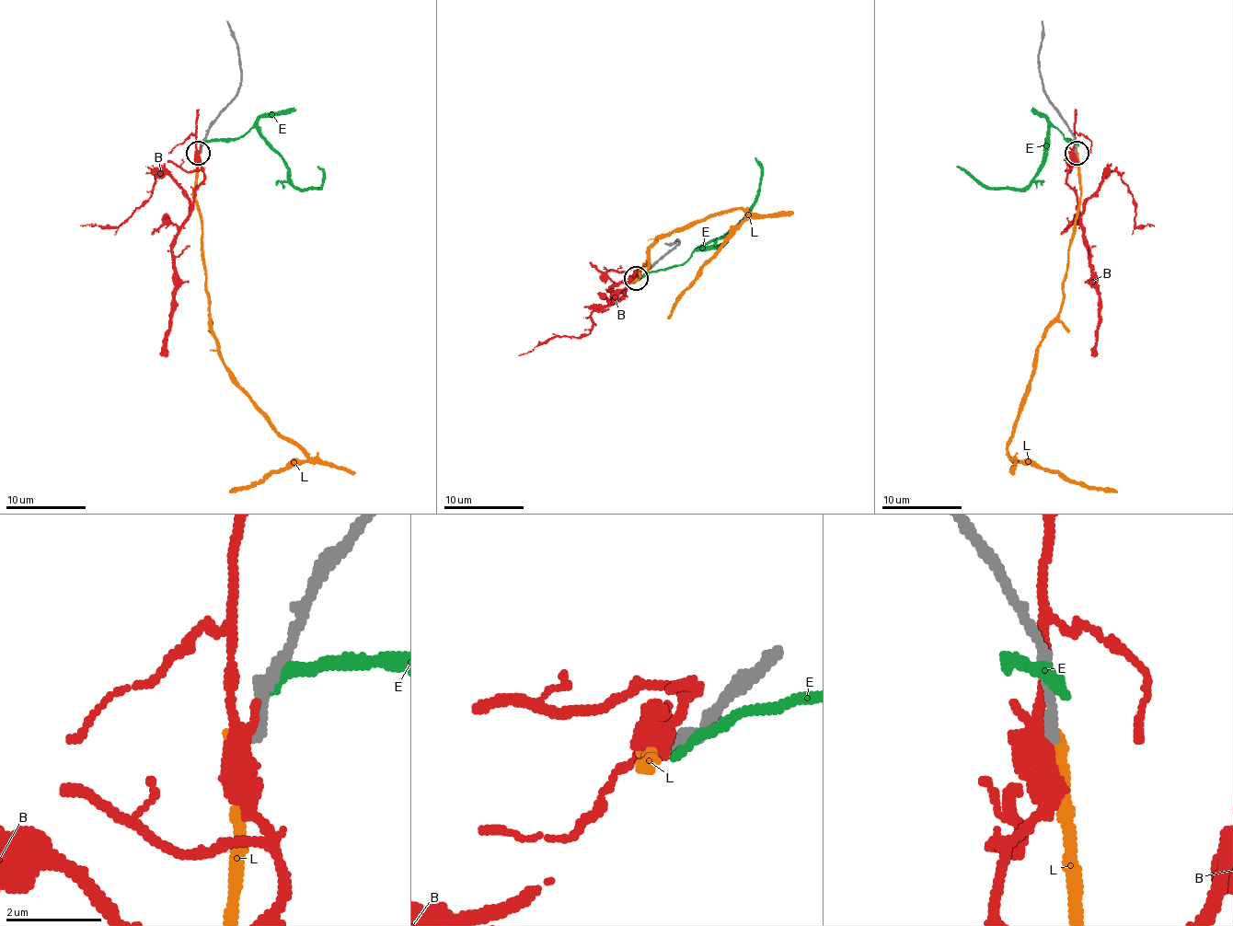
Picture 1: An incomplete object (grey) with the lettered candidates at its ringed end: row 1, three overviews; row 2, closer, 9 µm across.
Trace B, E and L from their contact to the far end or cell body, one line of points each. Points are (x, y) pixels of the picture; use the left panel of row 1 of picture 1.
B: (196, 153), (204, 173), (192, 209), (168, 175), (152, 170), (150, 197), (121, 223), (80, 225)
E: (204, 141), (244, 136), (254, 126), (296, 187), (322, 185), (322, 170), (316, 167)
L: (198, 153), (196, 207), (202, 225), (208, 321), (220, 359), (230, 379), (306, 459), (230, 491)

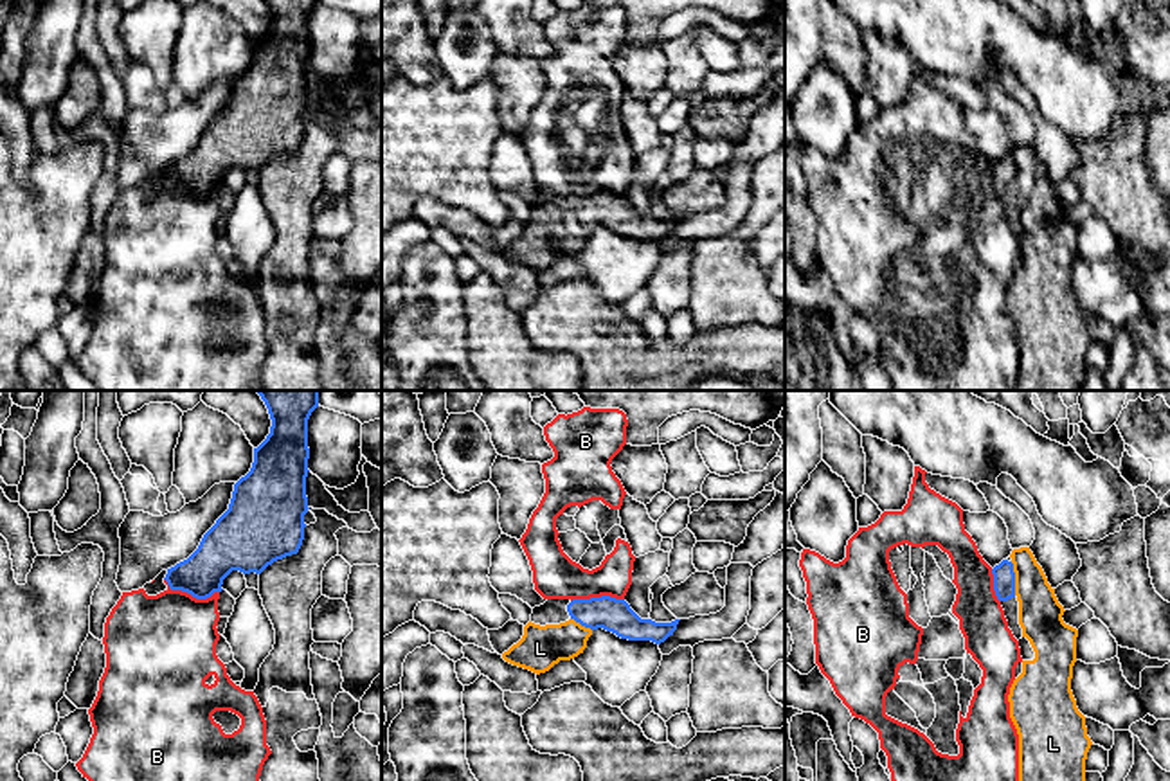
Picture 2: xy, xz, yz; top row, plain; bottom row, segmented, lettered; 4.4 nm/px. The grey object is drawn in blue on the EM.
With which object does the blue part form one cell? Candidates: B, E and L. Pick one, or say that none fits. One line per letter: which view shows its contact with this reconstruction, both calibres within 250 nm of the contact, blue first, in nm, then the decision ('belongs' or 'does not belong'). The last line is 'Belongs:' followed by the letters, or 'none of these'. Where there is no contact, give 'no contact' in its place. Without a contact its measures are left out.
B: xy | 200/440 nm | does not belong
E: no contact | does not belong
L: yz | 100/190 nm | belongs
Belongs: L

